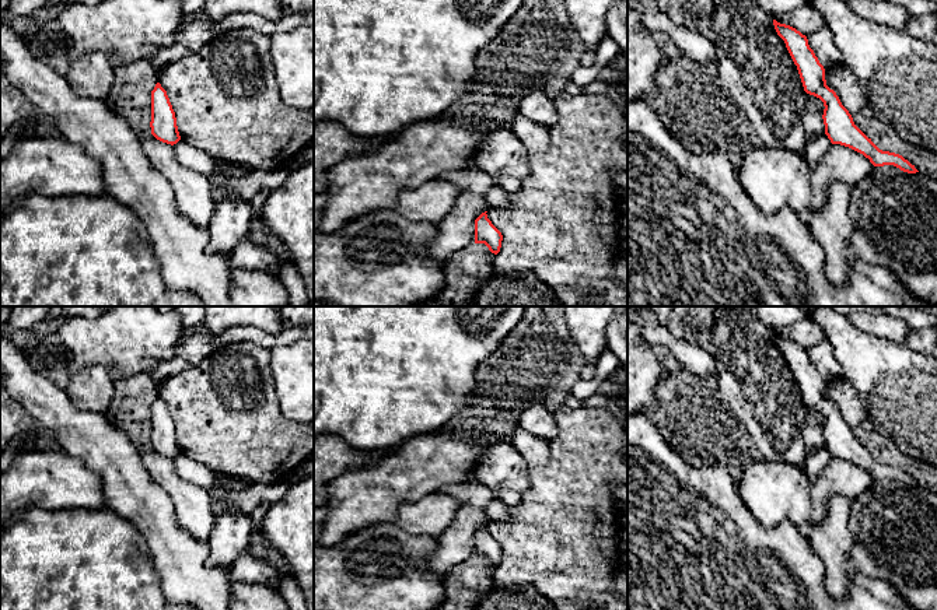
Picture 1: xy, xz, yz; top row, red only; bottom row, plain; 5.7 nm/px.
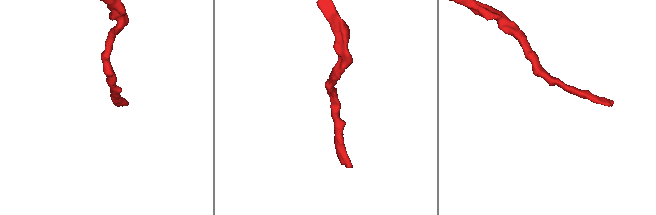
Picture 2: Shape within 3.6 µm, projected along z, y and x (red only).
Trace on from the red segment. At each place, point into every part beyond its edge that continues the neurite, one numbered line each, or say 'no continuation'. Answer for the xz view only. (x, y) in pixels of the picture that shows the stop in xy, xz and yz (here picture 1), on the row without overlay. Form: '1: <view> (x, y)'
no continuation

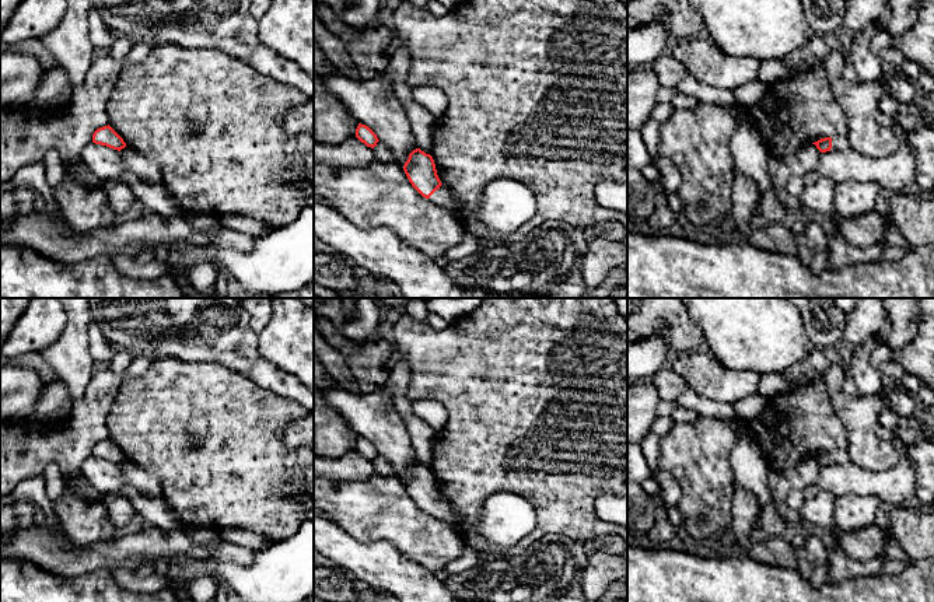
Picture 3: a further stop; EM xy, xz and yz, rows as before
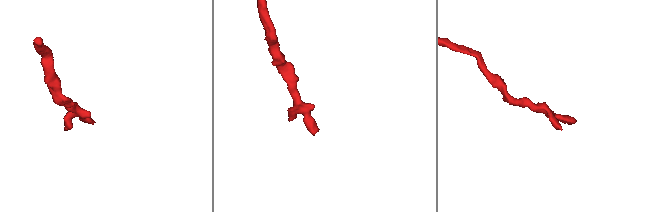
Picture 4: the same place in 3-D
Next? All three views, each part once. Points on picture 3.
1: xz (443, 511)

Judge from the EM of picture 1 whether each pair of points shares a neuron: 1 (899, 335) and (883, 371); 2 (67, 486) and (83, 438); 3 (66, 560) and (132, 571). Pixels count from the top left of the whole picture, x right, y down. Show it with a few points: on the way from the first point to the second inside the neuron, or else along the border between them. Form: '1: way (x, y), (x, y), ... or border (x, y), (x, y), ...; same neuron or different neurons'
1: border (866, 330), (906, 344); different neurons
2: border (62, 449), (77, 456), (100, 480); different neurons
3: way (83, 571), (115, 571); same neuron

